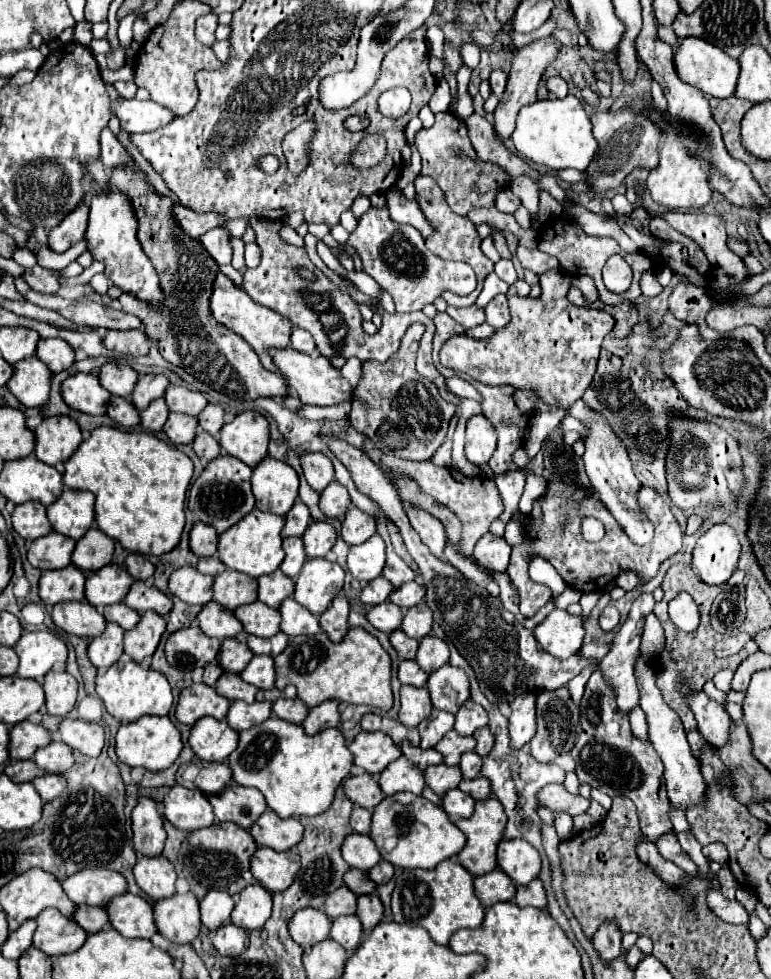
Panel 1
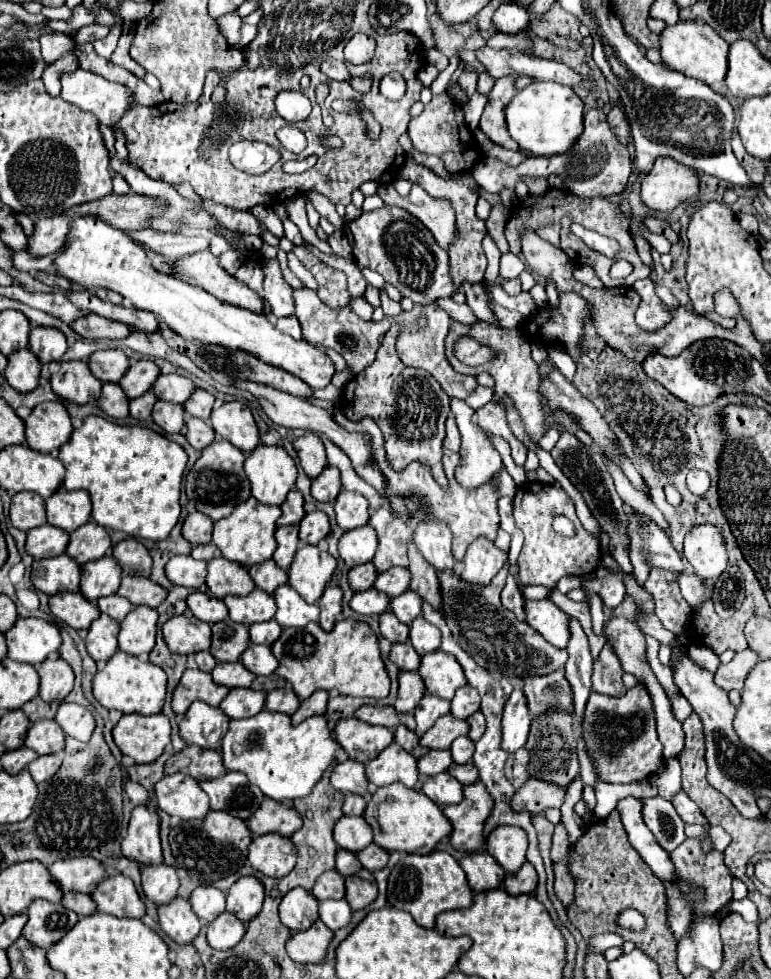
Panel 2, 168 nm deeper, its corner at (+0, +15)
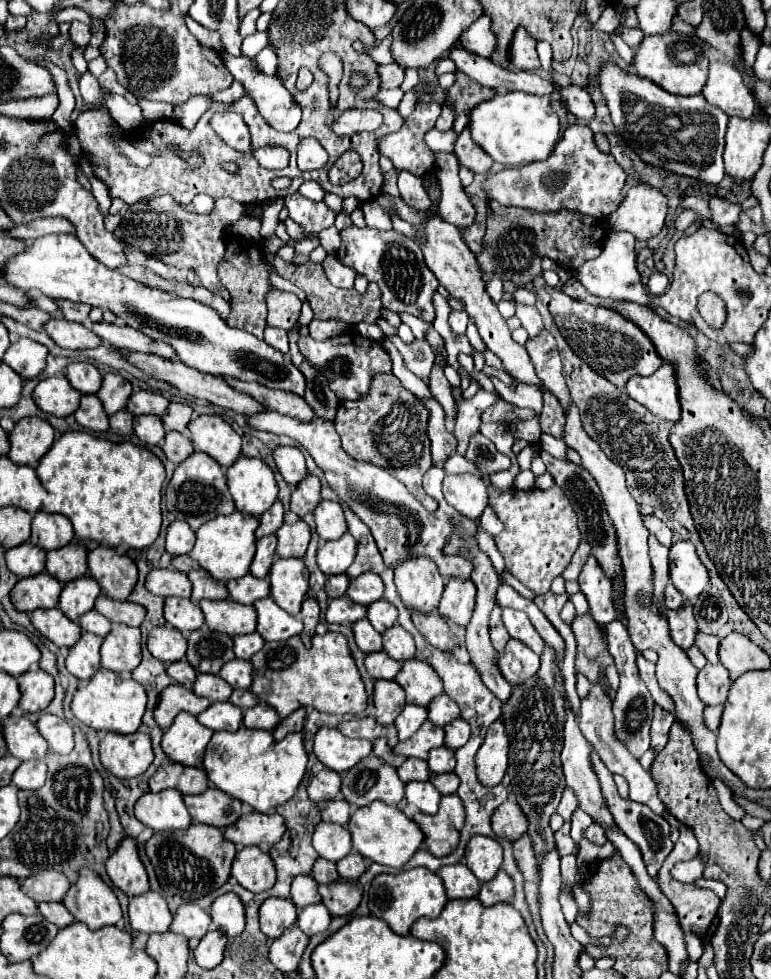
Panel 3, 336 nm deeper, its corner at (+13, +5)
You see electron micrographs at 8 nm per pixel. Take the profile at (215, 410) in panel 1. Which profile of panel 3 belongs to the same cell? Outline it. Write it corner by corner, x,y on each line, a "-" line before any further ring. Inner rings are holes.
171,402
163,414
163,424
167,430
177,430
181,434
187,434
187,424
191,420
191,414
193,414
193,408
189,404

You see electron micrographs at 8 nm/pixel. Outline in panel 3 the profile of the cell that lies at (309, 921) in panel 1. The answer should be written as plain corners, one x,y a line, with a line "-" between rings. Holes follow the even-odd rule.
267,898
261,908
261,932
269,938
279,938
287,928
297,924
297,906
291,898

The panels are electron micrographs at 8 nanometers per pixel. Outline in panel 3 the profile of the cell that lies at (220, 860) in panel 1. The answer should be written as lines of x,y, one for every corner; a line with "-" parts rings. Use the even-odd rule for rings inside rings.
191,824
187,830
155,832
147,842
147,856
151,858
165,896
195,902
227,882
235,858
235,844
225,840
223,832
215,826

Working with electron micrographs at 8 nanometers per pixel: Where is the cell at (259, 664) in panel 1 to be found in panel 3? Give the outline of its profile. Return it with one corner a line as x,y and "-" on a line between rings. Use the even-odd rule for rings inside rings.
235,658
221,668
219,676
227,680
233,688
249,688
253,680
253,664
249,660

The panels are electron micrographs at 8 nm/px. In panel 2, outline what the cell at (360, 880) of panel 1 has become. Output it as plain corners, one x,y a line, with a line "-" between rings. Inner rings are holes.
338,850
336,852
336,870
342,874
342,876
352,876
352,874
358,874
362,870
356,854
348,852
348,850

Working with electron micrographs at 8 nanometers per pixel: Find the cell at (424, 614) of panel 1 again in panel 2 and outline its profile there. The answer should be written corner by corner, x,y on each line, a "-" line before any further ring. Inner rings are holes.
406,590
404,594
390,600
390,610
404,624
412,624
412,620
420,616
420,608
422,608
422,598
412,590

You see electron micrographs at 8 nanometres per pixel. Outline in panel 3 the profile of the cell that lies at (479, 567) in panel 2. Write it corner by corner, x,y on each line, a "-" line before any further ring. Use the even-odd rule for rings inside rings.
447,578
445,592
439,602
439,612
445,620
467,626
475,608
475,584
471,578

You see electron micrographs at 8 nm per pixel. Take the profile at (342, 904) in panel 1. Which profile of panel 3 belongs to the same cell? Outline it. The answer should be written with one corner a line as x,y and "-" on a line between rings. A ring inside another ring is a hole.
297,876
291,886
291,900
301,910
309,904
319,904
321,896
317,892
317,882
313,876

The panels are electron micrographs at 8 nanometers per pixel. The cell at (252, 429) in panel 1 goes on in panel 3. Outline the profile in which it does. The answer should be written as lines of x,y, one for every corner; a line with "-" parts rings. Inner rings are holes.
199,416
189,422
195,450
215,458
223,468
229,468
241,456
241,436
221,416

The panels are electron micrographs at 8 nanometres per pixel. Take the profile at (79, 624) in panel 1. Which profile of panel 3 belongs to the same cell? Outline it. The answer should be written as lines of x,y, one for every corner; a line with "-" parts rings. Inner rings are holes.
59,608
33,610
31,622
57,646
73,646
81,638
81,626
71,622

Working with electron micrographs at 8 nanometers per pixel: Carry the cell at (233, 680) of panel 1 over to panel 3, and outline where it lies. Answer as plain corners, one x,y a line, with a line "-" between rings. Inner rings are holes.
197,674
193,692
197,696
207,698
209,702
225,702
225,700
229,700
229,696
233,692
233,686
229,686
229,682
225,682
219,676
213,676
213,674

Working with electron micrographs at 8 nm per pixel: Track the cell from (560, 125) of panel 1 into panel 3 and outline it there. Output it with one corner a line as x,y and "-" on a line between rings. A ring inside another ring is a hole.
507,92
477,104
471,110
469,126
477,144
491,154
495,162
507,168
549,158
559,140
559,116
551,108
551,98
527,92

